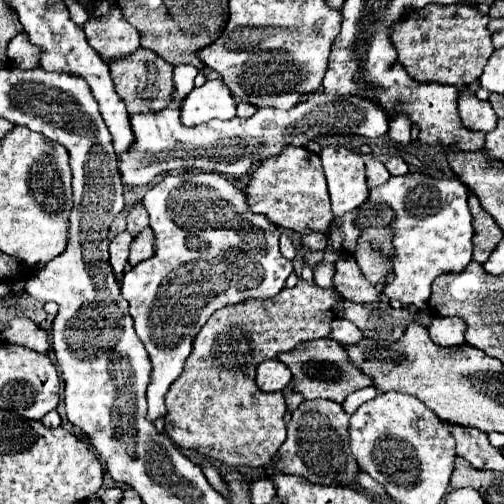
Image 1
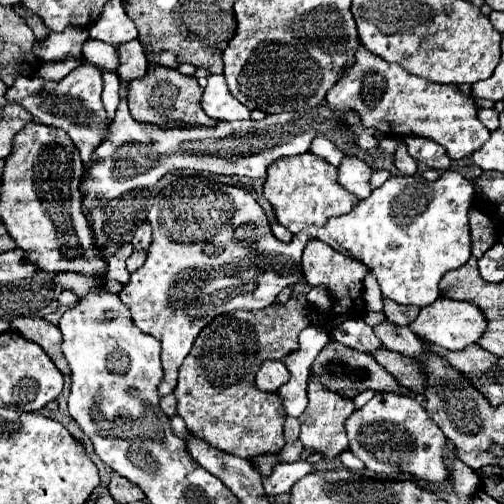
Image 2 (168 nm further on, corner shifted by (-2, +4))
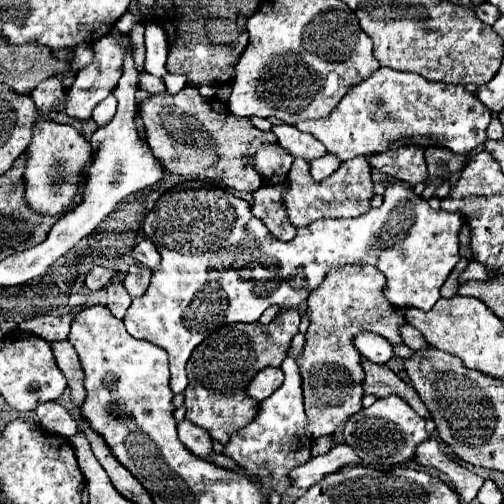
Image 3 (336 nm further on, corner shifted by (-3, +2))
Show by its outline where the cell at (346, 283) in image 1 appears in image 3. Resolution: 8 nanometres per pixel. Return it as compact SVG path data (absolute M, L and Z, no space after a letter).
M405 324L405 326L401 328L401 334L403 334L403 342L405 342L405 344L407 344L411 350L419 352L419 350L429 348L427 340L423 338L423 334L421 334L419 330L415 330L411 324Z

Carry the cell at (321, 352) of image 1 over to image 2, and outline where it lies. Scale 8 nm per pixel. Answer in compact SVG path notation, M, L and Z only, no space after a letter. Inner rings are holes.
M330 340L326 344L326 348L322 348L320 356L314 360L314 366L310 368L310 376L314 380L320 380L320 384L324 388L330 388L332 392L338 392L344 398L354 398L356 394L360 394L362 390L368 390L368 388L376 390L376 392L402 392L400 384L382 366L378 366L370 354L352 350L352 348L338 344L334 340ZM332 364L338 366L336 372L332 372L332 368L330 368Z

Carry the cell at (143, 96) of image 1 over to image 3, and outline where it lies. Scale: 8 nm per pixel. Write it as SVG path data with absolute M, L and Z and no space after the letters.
M185 86L175 96L165 92L147 98L139 106L139 114L145 122L147 144L155 158L163 162L167 172L199 180L211 180L221 188L233 188L241 192L255 192L263 186L263 176L255 170L251 158L255 156L255 150L259 150L259 146L277 144L277 136L273 132L263 132L255 128L249 118L235 118L235 114L231 114L231 110L227 110L227 104L219 98L203 98L195 86Z

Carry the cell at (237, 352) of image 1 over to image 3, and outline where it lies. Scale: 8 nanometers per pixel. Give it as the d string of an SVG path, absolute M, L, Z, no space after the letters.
M283 310L279 314L279 318L275 316L275 320L267 326L263 326L259 322L231 324L231 326L223 326L223 328L215 330L213 334L209 334L193 350L193 354L187 362L189 386L185 390L185 406L187 406L185 418L191 420L193 424L205 428L213 440L219 440L221 444L225 444L233 432L237 432L241 426L247 426L247 420L253 420L257 414L257 402L251 396L247 396L247 384L265 366L279 366L285 360L291 340L297 332L299 332L299 312L297 310Z

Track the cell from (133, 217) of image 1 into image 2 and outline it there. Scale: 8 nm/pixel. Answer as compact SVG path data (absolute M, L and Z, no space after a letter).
M142 222L136 232L134 232L134 238L132 238L132 246L138 248L138 250L146 250L152 242L152 232L150 232L150 224L148 222Z

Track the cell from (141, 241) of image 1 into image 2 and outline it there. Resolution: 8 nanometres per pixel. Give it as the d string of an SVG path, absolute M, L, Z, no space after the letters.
M134 250L132 256L126 260L126 268L128 268L128 272L138 270L138 268L144 264L144 260L146 260L146 250Z

